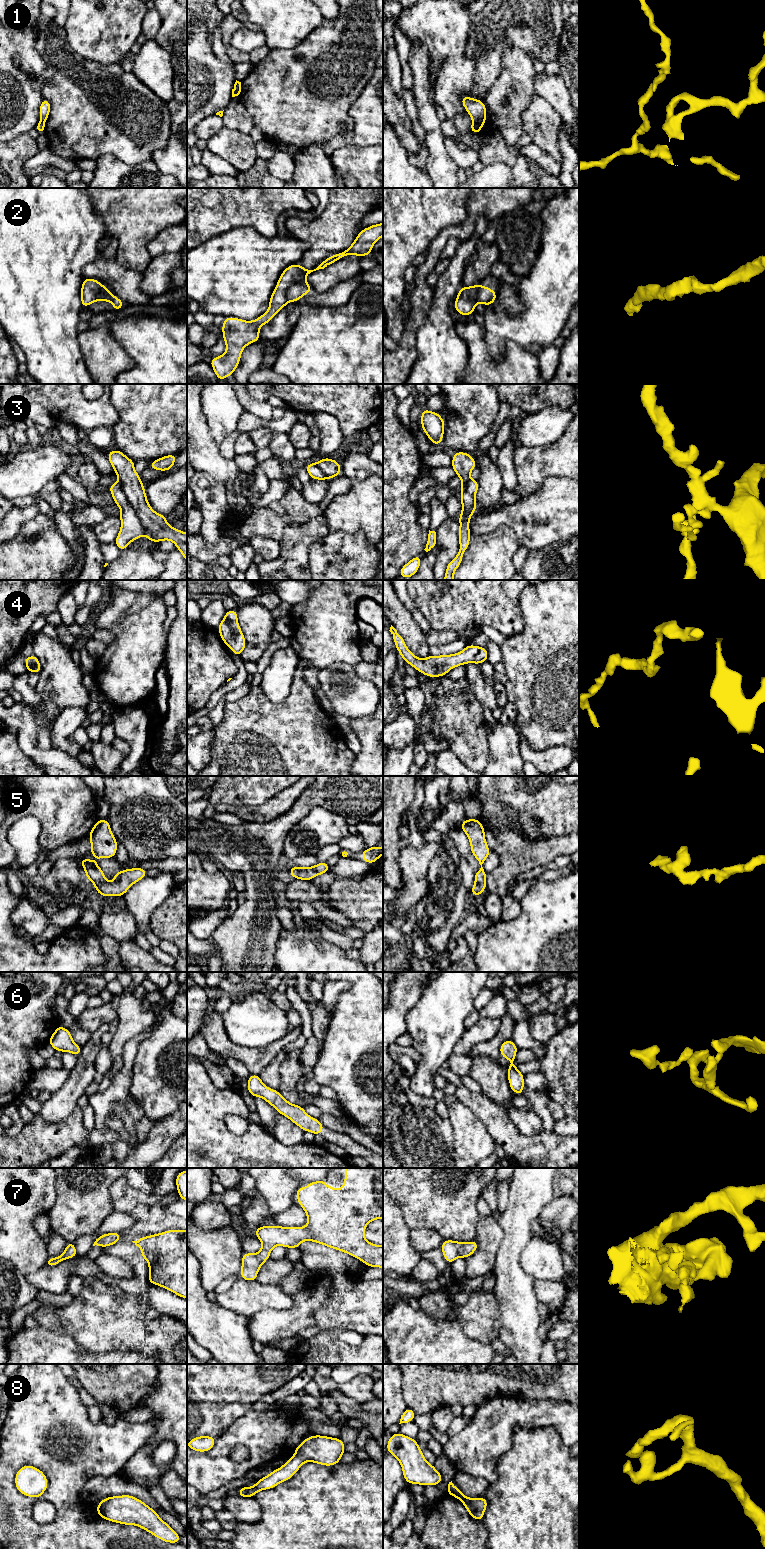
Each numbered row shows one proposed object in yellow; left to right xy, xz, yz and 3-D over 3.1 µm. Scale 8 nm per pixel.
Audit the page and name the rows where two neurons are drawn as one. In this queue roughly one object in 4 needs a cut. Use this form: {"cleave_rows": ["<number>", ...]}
{"cleave_rows": ["1", "2", "3"]}

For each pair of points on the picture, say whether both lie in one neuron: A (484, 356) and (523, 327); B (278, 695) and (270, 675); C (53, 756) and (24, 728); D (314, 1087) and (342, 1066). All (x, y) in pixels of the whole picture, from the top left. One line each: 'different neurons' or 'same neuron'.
A: different neurons
B: same neuron
C: same neuron
D: different neurons

